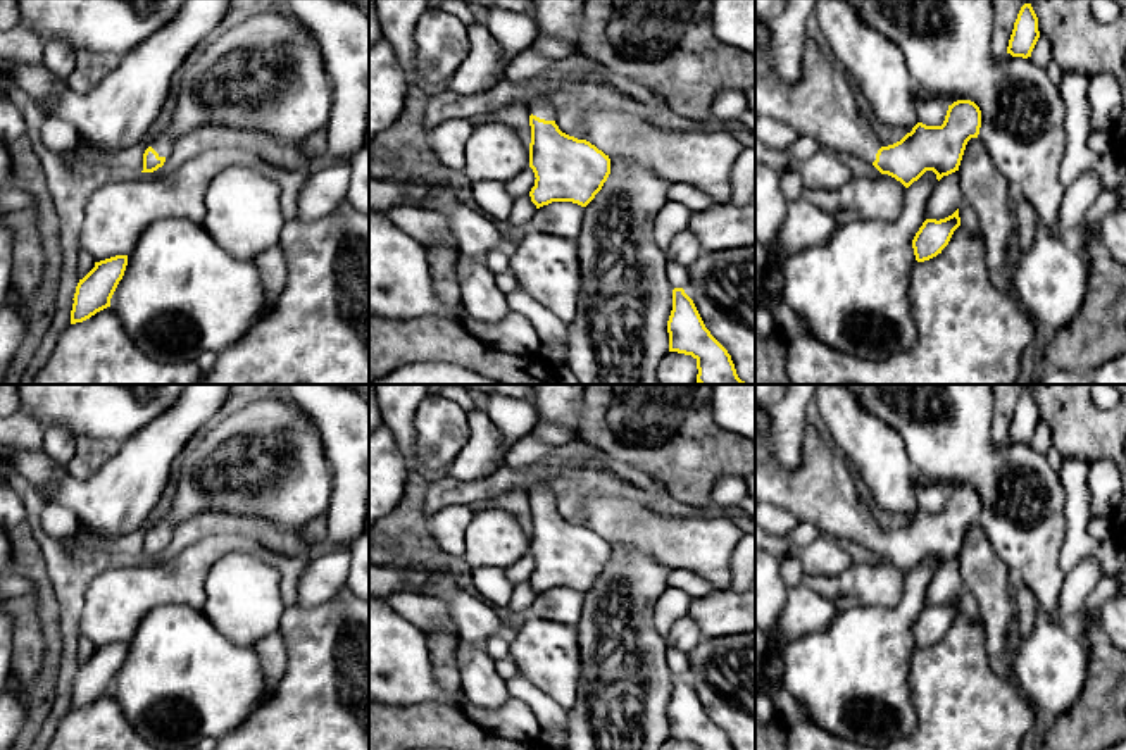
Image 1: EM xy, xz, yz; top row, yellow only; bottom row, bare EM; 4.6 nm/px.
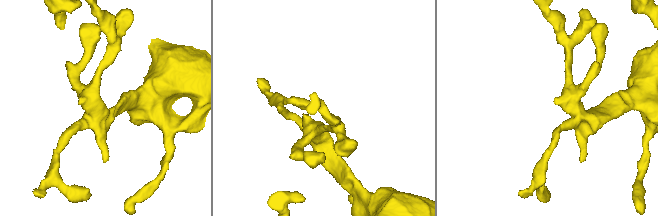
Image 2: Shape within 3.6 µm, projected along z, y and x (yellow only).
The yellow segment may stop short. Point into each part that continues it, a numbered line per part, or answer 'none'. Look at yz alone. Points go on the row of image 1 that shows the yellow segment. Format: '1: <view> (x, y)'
1: yz (823, 104)

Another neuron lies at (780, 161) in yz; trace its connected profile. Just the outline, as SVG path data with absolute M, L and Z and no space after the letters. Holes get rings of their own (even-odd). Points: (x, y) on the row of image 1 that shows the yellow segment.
M755 138L755 164L767 164L778 174L798 167L786 150L773 150Z

